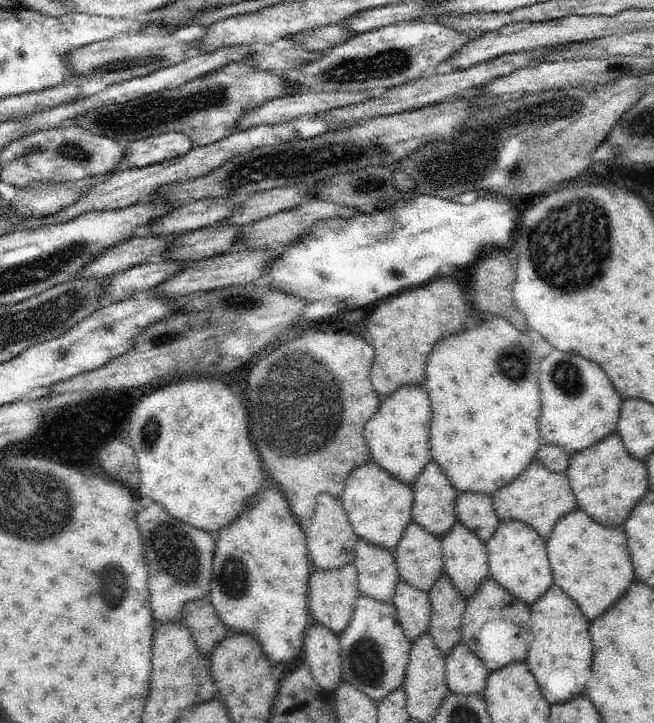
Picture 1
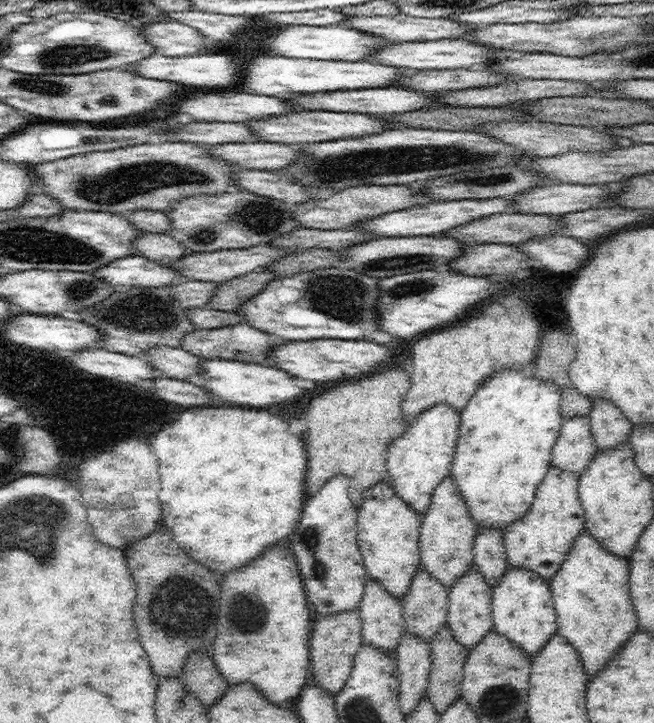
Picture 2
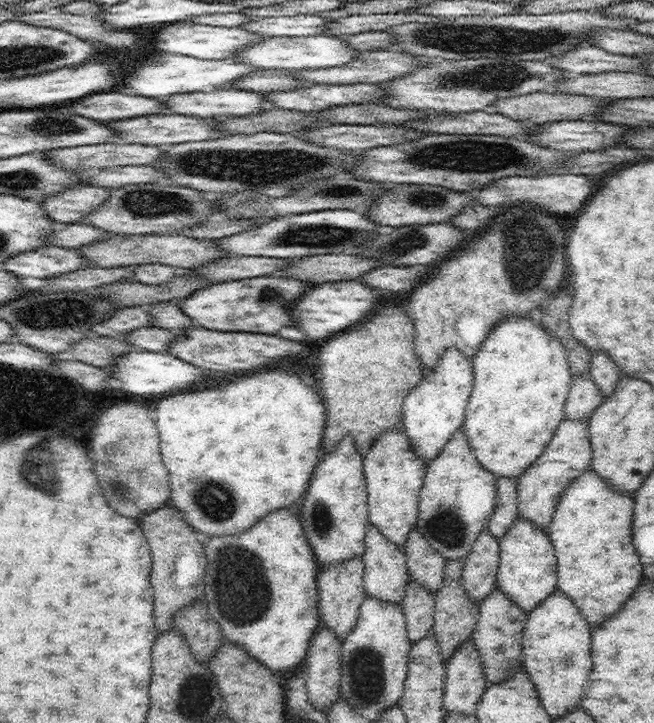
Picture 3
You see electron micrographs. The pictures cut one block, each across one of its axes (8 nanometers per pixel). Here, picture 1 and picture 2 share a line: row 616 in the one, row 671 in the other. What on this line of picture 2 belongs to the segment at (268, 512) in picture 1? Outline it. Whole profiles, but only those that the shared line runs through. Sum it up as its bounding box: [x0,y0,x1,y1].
[210,546,313,705]

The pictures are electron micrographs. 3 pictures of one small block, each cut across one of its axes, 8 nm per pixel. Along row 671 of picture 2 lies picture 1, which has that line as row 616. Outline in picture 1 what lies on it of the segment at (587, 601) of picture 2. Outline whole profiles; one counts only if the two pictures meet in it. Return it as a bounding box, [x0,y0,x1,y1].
[546,508,636,620]

